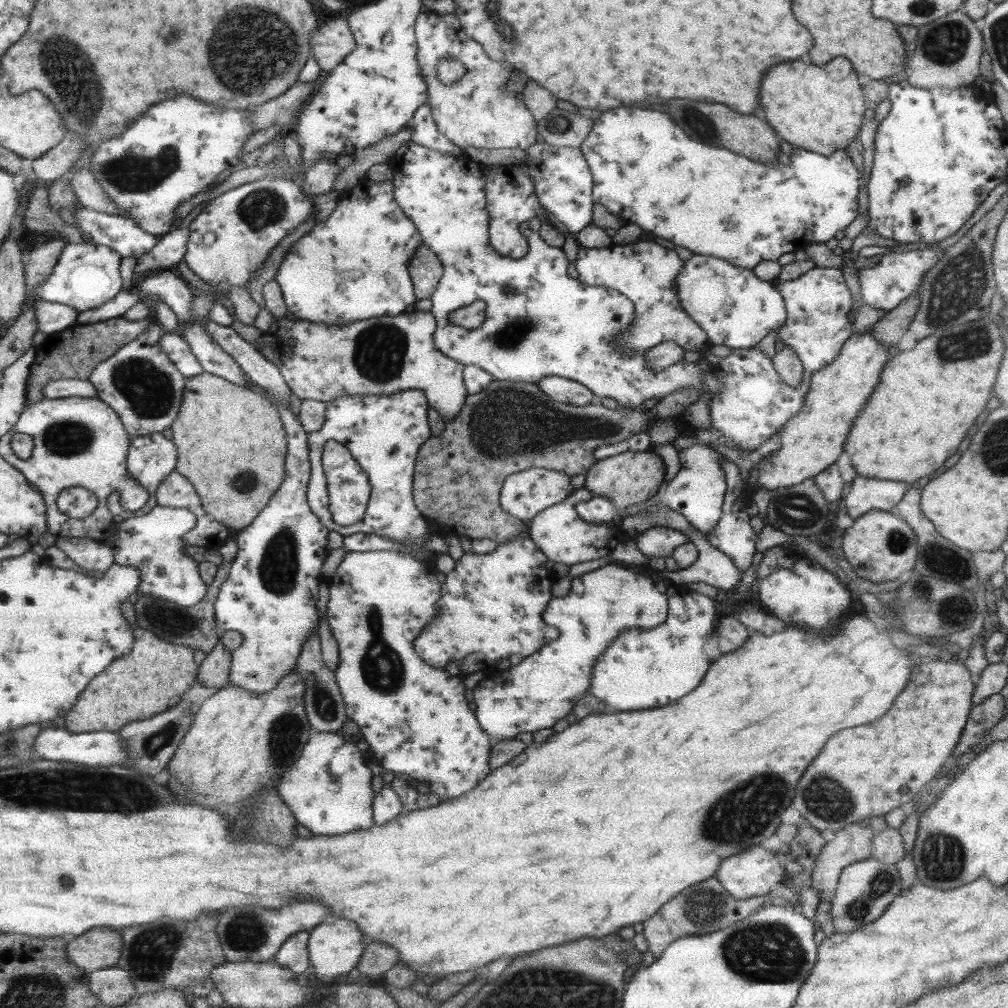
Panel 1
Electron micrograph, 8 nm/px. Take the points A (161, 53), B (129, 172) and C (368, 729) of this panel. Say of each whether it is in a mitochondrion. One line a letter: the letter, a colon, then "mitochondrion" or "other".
A: other
B: mitochondrion
C: other

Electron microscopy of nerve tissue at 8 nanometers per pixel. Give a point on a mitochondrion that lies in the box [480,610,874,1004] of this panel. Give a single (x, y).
(769, 951)

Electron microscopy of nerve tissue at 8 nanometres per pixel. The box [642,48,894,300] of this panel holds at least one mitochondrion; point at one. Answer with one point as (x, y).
(696, 119)

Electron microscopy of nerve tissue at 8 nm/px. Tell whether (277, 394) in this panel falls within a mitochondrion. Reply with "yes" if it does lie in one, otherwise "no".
no

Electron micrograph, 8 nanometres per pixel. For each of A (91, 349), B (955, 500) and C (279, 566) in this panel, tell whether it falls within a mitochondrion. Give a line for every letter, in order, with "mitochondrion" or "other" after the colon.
A: mitochondrion
B: other
C: mitochondrion

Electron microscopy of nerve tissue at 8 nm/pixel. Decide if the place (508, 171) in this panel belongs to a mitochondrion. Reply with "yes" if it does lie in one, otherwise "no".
no

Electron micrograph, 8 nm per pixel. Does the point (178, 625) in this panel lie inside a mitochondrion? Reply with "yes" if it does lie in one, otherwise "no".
yes

